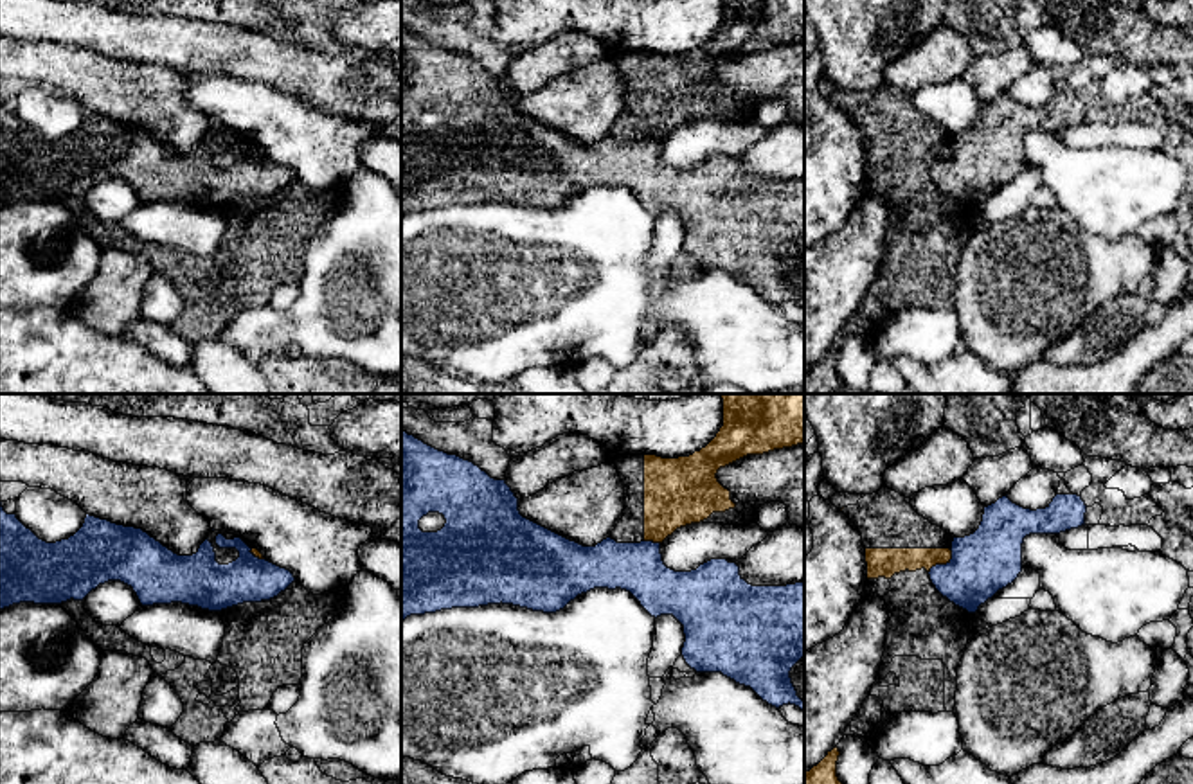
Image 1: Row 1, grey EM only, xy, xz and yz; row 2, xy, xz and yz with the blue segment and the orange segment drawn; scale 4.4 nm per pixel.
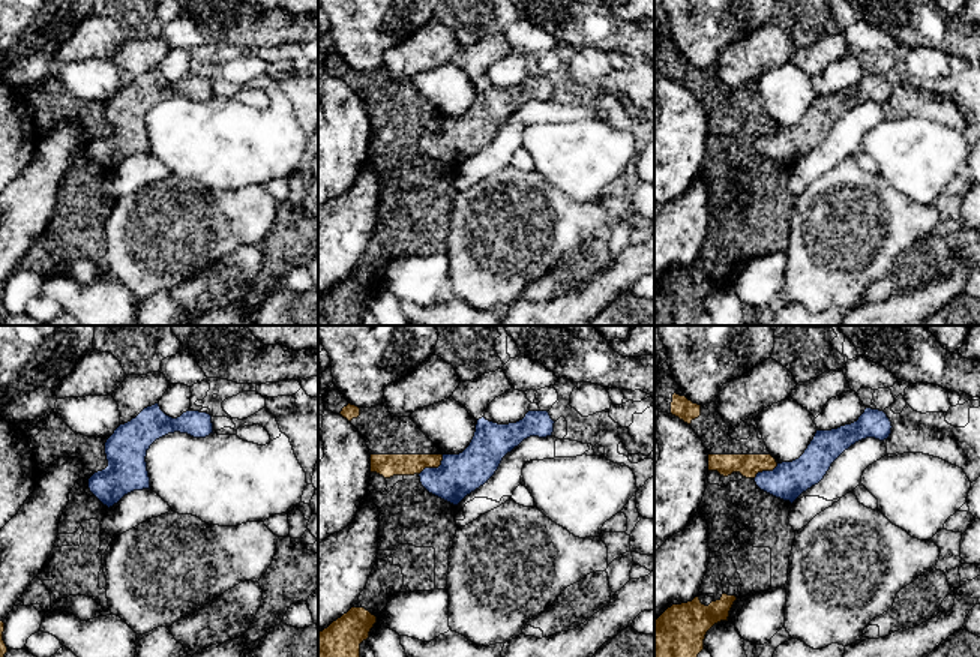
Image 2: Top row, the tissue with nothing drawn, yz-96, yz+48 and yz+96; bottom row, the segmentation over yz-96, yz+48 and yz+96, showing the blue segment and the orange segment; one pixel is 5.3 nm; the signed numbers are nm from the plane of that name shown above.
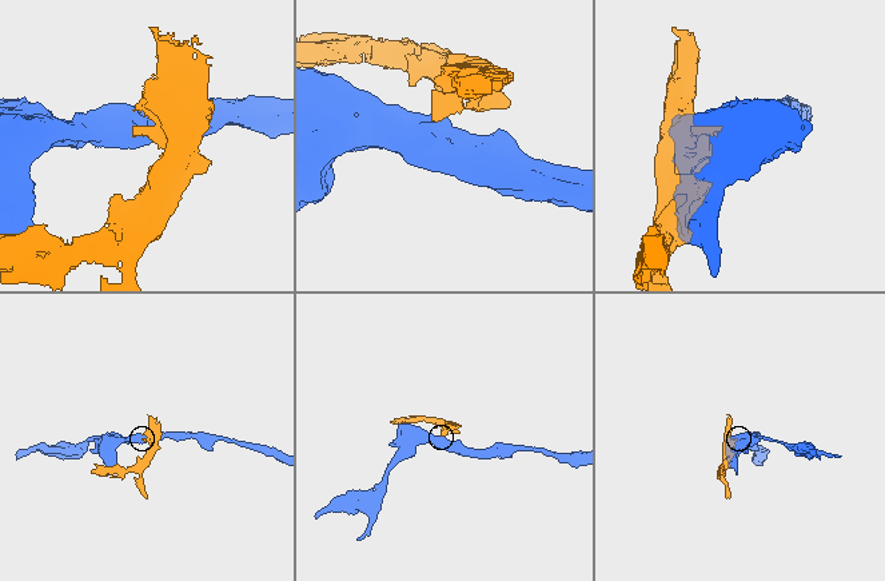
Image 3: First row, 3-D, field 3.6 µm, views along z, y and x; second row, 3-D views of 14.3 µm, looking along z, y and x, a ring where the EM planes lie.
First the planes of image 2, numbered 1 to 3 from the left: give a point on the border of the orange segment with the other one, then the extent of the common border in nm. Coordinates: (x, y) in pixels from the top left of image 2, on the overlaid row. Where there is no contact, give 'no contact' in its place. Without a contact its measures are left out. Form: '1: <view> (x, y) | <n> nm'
1: no contact
2: yz+48 (434, 468) | 170 nm
3: yz+96 (764, 471) | 160 nm

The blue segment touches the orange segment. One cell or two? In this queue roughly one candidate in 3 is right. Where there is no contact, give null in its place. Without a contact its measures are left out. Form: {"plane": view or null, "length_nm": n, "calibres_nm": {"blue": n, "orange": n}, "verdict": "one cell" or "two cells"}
{"plane": "yz", "length_nm": 150, "calibres_nm": {"blue": 280, "orange": 130}, "verdict": "two cells"}

